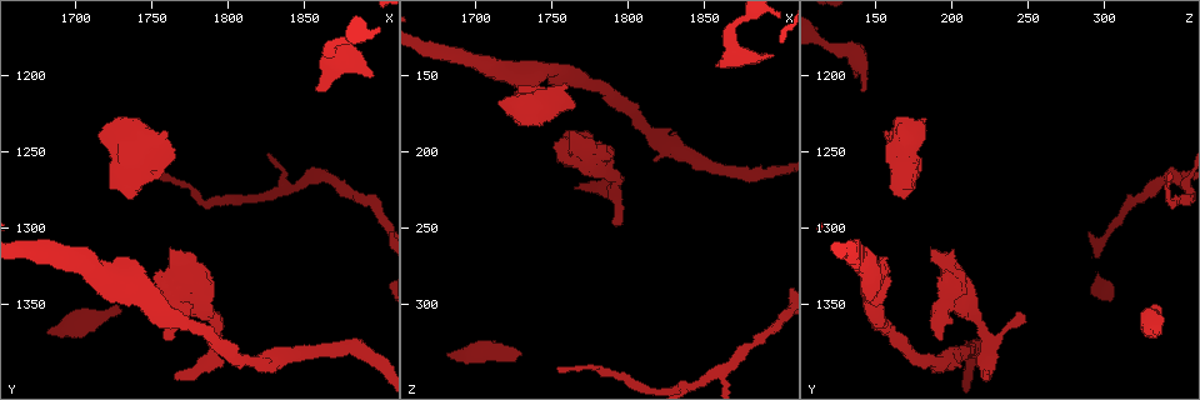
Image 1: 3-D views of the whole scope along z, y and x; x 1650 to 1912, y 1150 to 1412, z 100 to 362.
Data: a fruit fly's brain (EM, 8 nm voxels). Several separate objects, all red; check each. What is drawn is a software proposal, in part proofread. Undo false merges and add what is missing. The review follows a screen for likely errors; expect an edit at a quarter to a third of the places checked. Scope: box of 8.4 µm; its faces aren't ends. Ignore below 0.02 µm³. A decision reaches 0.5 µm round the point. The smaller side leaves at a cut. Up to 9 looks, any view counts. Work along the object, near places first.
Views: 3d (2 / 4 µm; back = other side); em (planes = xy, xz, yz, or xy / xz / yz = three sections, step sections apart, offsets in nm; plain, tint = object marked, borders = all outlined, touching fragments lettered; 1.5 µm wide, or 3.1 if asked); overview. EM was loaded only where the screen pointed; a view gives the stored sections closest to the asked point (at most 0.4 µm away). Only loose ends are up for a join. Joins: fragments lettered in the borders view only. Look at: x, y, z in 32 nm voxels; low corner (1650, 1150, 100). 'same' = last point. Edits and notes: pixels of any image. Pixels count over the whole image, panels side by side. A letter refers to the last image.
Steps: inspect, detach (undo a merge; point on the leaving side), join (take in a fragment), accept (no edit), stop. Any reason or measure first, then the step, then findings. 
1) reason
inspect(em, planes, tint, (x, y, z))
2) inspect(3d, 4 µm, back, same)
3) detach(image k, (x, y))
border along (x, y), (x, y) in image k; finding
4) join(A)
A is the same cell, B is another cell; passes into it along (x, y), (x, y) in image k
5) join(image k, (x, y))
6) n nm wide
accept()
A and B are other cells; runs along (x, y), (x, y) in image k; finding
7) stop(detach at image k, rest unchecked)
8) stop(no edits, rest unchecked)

an open end
inspect(em, yz, step 8, borders, (1726, 1350, 334))

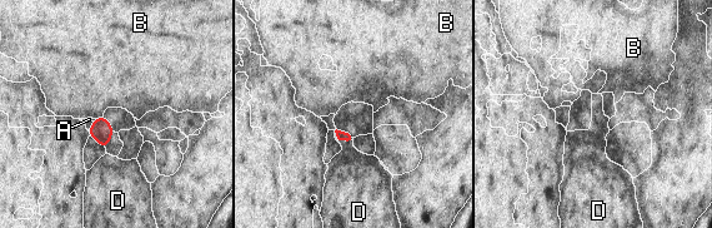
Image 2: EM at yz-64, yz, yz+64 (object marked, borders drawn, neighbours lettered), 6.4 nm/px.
inspect(em, planes, borders, same)

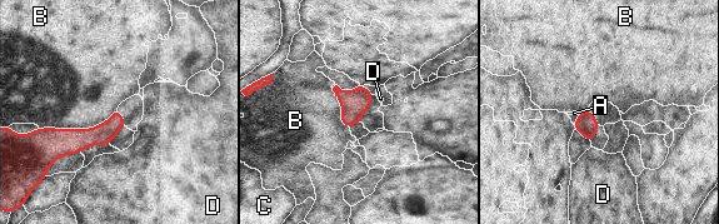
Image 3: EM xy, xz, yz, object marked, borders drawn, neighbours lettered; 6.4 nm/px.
accept()
A, B, C and D are other cells; runs along (121, 124), (94, 137), (49, 135) in image 3; none of them fits

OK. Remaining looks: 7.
inspect(em, planes, plain, (1860, 1264, 344))

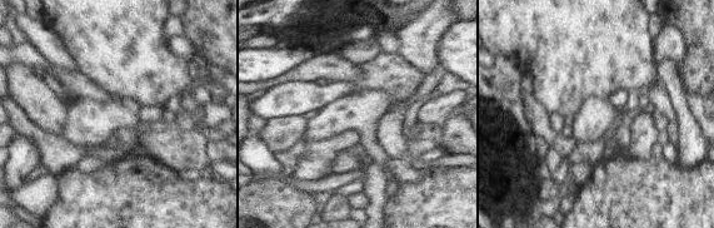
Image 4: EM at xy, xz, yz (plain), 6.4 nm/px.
where the object lies
inspect(em, planes, tint, same)

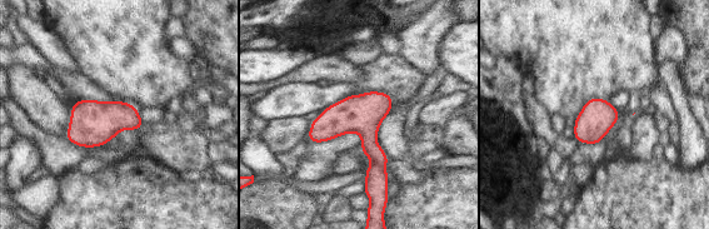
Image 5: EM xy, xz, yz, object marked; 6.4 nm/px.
see the neighbours
inspect(em, planes, borders, same)

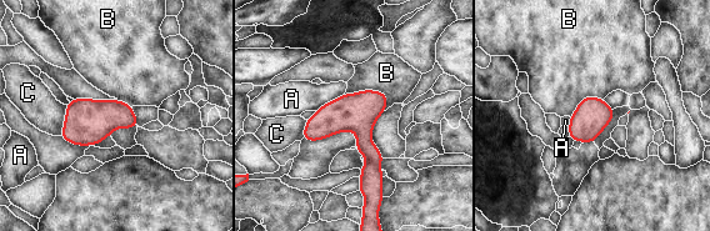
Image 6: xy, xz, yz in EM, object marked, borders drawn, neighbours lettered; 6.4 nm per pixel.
accept()
A, B and C are other cells; continuous, no second neuron

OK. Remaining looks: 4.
an open end
inspect(em, xz, step 8, plain, (1856, 1208, 144))

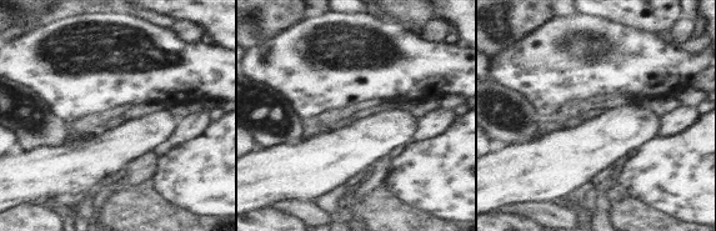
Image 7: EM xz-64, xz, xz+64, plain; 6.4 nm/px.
where the object lies
inspect(em, xz, step 8, tint, same)

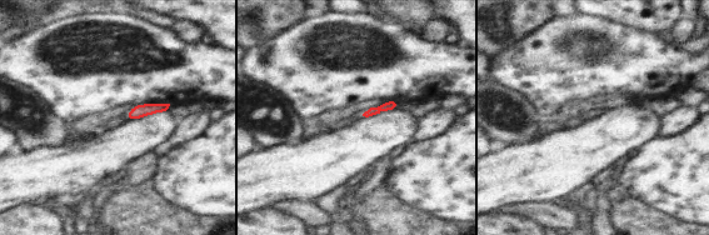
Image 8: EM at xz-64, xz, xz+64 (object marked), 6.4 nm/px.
what lies round it
inspect(em, xz, step 8, borders, same)

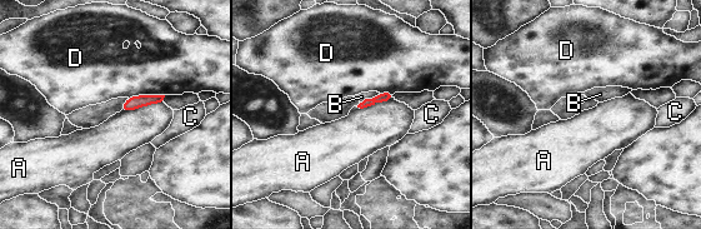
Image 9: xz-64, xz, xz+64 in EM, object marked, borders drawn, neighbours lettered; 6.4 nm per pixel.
accept()
A, B, C and D are other cells; border along (161, 100), (120, 111) in image 9; no lettered fragment goes on from it

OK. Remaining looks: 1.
branch stops here
inspect(em, planes, borders, (1742, 1228, 182))

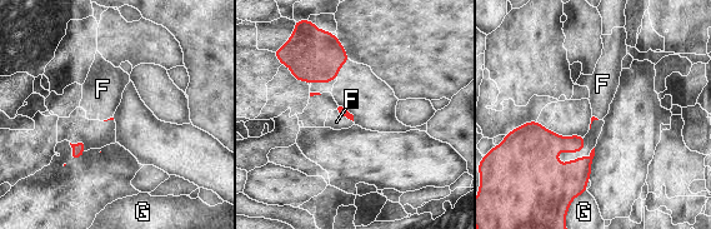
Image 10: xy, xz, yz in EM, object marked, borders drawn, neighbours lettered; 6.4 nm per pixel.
join(F)
F is the same cell, G is another cell; passes into it along (341, 110), (345, 115), (336, 122) in image 10; it goes on there

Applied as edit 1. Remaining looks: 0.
stop(join at image 10, rest unchecked)

